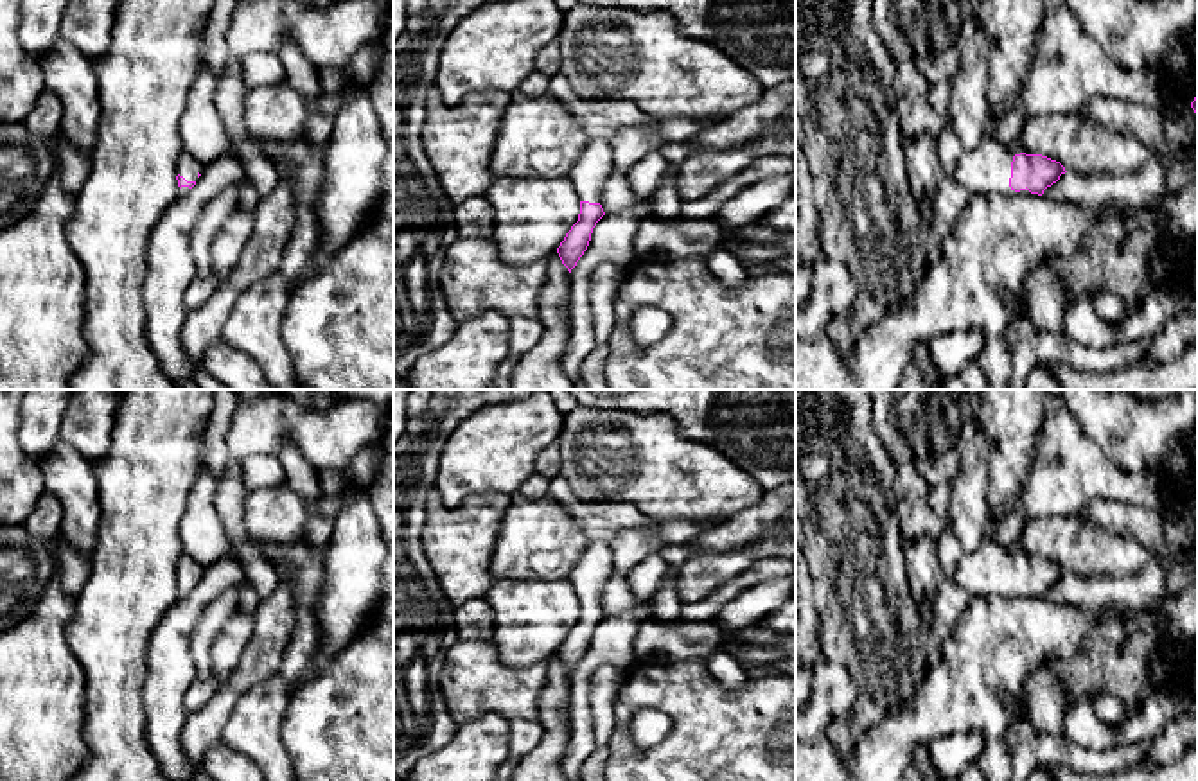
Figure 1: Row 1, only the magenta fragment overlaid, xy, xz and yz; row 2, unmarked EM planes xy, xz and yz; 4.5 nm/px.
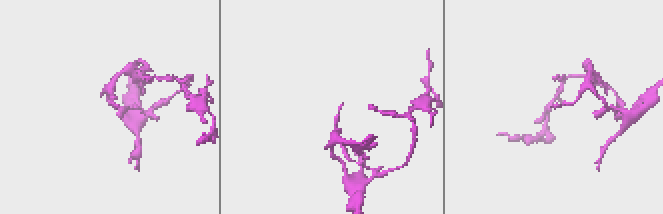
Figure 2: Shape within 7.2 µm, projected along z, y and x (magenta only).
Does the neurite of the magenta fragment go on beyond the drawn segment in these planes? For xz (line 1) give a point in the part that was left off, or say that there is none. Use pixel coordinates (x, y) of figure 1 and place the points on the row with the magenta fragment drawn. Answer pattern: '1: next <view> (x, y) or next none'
1: next xz (588, 175)

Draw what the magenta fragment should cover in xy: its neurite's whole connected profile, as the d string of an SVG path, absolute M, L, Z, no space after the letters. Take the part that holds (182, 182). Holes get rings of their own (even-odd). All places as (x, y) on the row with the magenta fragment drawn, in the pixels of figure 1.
M183 153L178 160L178 187L180 192L189 192L198 178L201 176L203 165L199 165L194 158L190 158L187 153Z

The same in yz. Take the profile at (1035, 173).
M988 133L972 151L959 154L950 176L973 194L1038 194L1056 183L1065 167L1042 154L1011 154Z

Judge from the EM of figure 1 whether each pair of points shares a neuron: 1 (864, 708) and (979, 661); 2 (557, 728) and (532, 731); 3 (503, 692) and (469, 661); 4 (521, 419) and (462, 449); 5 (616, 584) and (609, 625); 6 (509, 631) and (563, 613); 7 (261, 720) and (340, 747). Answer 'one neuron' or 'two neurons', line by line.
1: two neurons
2: two neurons
3: one neuron
4: one neuron
5: two neurons
6: one neuron
7: two neurons

